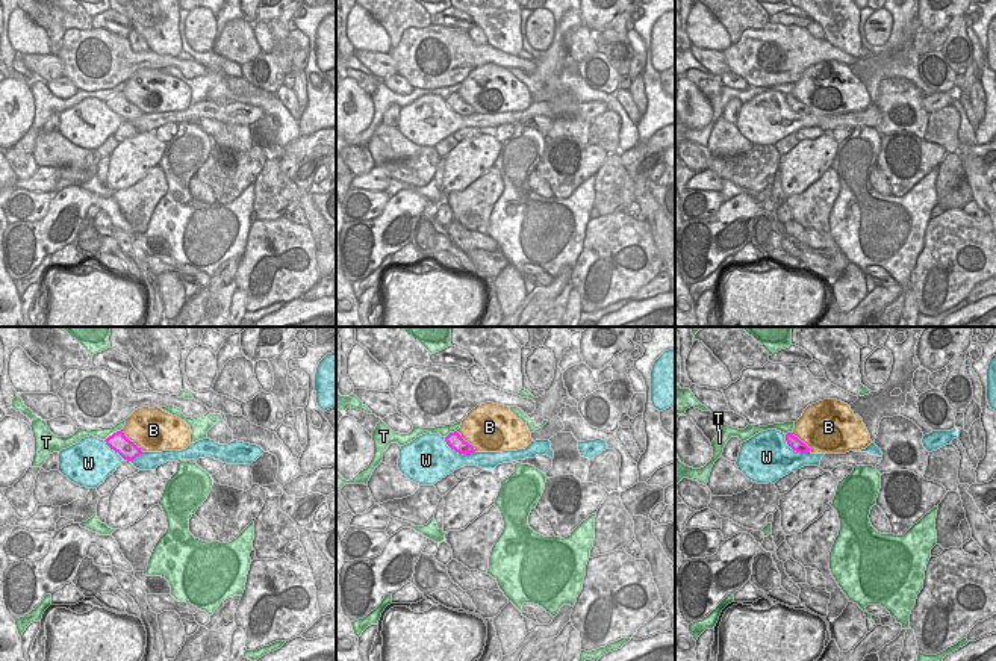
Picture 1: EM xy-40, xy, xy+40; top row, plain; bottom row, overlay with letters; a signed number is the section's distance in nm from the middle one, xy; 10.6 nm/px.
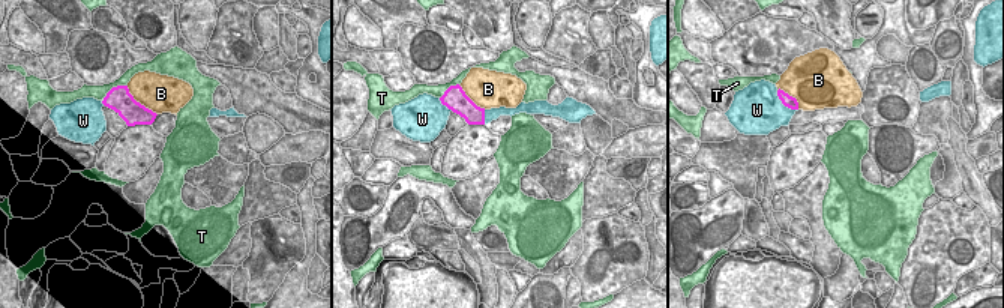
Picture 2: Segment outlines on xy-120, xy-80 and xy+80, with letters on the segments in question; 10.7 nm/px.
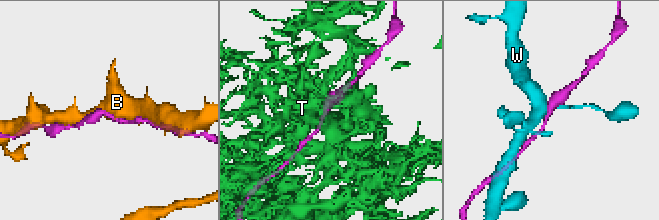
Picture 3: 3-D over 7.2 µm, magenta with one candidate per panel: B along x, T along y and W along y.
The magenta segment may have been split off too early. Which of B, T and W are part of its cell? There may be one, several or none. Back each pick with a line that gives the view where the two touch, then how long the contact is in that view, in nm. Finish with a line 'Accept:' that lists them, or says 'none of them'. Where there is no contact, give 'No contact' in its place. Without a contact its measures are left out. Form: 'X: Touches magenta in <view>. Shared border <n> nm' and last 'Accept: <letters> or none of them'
Accept: none of them

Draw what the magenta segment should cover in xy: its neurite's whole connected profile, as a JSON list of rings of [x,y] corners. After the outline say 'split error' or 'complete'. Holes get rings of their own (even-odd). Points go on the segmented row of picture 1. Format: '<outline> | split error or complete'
[[[454,431],[445,437],[447,445],[459,454],[468,455],[475,452],[474,446],[462,439],[462,436]]] | complete

